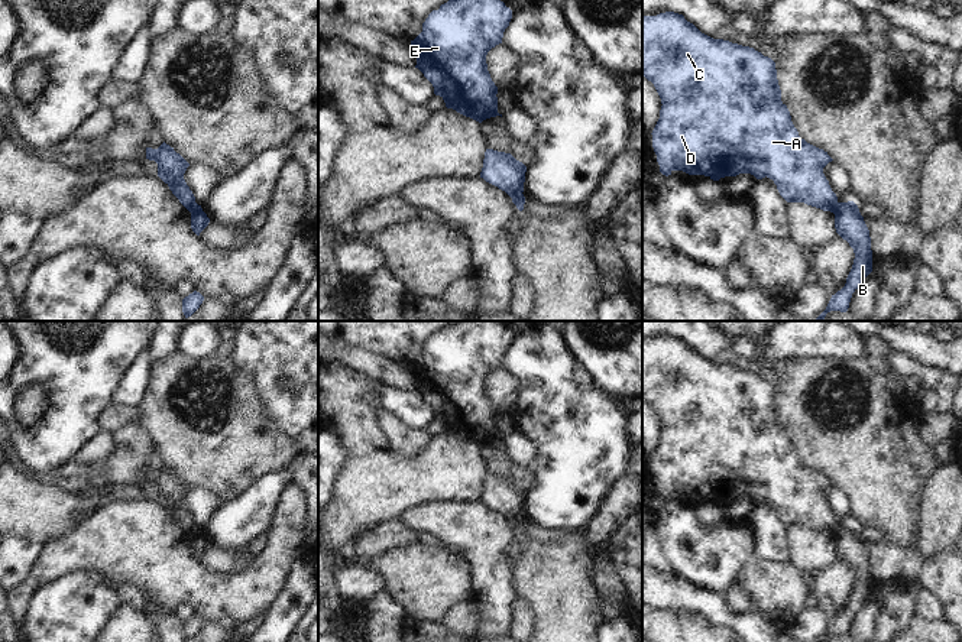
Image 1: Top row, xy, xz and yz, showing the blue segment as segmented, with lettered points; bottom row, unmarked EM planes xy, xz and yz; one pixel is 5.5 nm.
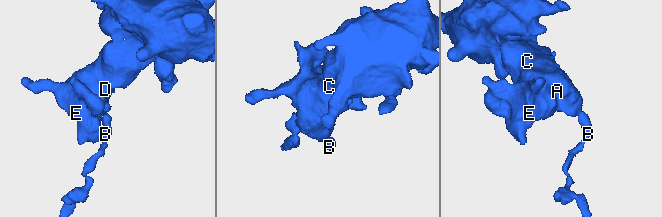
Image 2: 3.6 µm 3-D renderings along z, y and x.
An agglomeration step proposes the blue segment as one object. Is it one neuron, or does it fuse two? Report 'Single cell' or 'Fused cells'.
Fused cells.

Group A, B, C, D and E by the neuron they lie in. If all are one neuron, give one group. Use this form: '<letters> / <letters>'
A C D E / B

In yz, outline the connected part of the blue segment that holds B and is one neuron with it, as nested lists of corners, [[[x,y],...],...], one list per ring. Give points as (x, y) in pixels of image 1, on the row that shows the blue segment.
[[[854,201],[839,202],[835,214],[836,233],[854,249],[855,259],[845,286],[832,295],[826,309],[816,318],[823,321],[830,311],[846,312],[852,294],[872,272],[872,250],[869,230]]]

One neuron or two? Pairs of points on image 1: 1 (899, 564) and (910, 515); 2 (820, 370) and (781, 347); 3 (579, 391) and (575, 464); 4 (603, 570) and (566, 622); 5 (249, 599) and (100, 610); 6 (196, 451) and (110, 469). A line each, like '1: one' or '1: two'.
1: two
2: two
3: one
4: two
5: two
6: two

